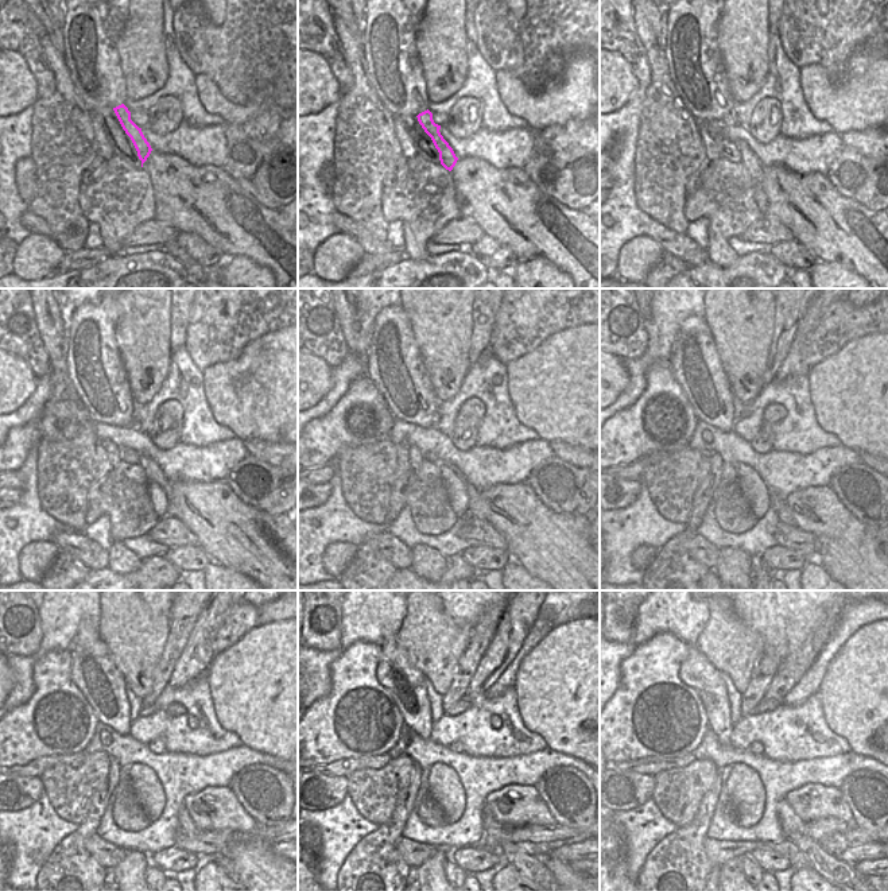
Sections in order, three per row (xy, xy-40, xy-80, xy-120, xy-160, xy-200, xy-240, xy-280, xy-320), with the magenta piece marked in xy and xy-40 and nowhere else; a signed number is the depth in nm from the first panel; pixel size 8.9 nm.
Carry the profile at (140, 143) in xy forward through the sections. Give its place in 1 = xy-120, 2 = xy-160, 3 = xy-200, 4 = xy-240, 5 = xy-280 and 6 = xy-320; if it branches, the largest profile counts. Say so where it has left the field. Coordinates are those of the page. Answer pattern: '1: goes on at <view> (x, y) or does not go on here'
1: goes on at xy-120 (152, 472)
2: goes on at xy-160 (476, 508)
3: goes on at xy-200 (779, 504)
4: goes on at xy-240 (186, 824)
5: goes on at xy-280 (496, 836)
6: goes on at xy-320 (826, 864)

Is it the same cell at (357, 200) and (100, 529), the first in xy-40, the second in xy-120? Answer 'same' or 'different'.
different

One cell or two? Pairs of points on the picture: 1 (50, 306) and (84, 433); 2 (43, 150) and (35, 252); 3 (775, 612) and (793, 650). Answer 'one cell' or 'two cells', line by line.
1: one cell
2: two cells
3: one cell

